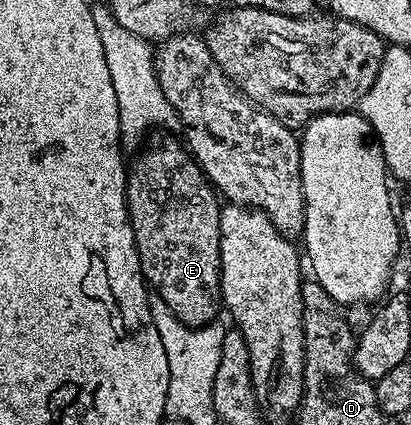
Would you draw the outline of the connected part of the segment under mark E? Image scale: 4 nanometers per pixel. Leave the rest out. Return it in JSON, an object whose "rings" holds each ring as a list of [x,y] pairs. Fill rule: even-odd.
{"rings":[[[162,139],[144,150],[129,168],[128,216],[135,233],[140,269],[145,282],[167,303],[186,325],[203,327],[222,305],[220,294],[220,210],[221,202],[198,161],[172,139]]]}

